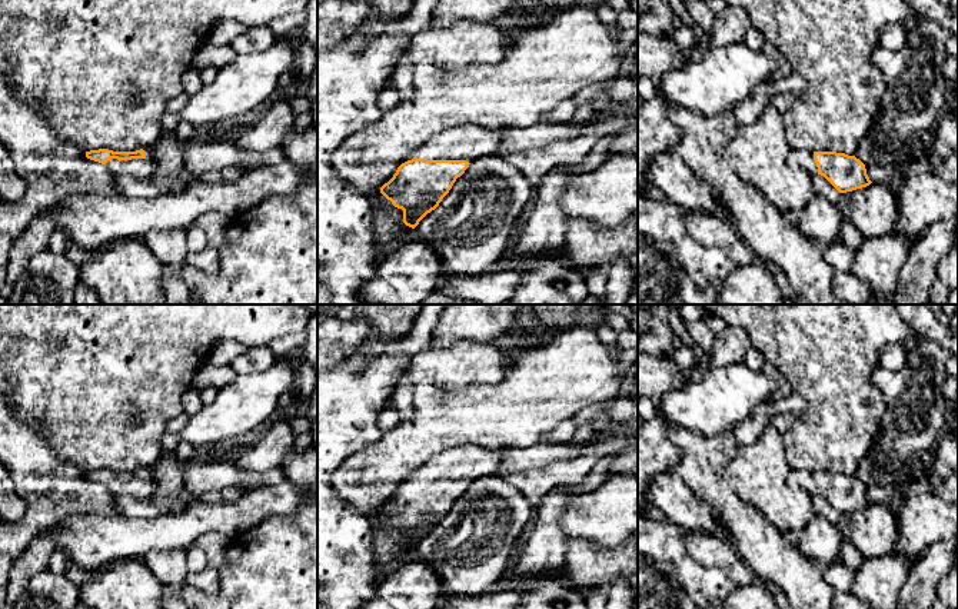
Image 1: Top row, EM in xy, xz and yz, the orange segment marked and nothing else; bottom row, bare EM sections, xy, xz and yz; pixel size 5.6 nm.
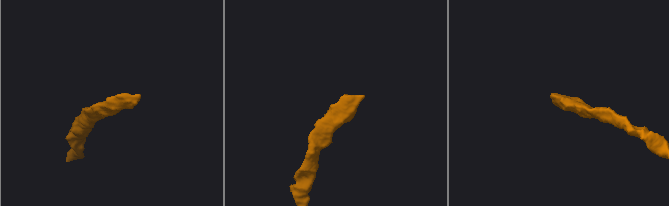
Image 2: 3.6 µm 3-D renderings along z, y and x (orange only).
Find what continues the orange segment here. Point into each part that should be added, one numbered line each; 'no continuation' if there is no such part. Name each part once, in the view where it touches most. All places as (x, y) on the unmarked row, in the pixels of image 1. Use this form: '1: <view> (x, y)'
1: xz (469, 463)

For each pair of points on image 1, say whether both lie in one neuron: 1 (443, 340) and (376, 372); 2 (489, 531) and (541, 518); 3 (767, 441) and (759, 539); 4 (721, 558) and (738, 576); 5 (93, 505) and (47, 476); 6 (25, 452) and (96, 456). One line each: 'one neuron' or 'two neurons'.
1: two neurons
2: two neurons
3: two neurons
4: one neuron
5: one neuron
6: two neurons

